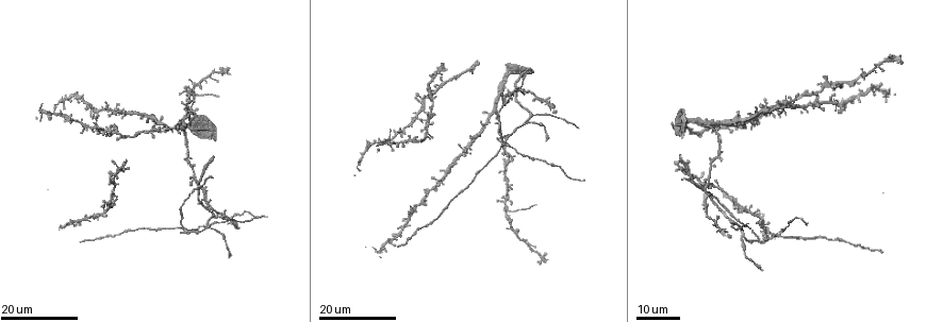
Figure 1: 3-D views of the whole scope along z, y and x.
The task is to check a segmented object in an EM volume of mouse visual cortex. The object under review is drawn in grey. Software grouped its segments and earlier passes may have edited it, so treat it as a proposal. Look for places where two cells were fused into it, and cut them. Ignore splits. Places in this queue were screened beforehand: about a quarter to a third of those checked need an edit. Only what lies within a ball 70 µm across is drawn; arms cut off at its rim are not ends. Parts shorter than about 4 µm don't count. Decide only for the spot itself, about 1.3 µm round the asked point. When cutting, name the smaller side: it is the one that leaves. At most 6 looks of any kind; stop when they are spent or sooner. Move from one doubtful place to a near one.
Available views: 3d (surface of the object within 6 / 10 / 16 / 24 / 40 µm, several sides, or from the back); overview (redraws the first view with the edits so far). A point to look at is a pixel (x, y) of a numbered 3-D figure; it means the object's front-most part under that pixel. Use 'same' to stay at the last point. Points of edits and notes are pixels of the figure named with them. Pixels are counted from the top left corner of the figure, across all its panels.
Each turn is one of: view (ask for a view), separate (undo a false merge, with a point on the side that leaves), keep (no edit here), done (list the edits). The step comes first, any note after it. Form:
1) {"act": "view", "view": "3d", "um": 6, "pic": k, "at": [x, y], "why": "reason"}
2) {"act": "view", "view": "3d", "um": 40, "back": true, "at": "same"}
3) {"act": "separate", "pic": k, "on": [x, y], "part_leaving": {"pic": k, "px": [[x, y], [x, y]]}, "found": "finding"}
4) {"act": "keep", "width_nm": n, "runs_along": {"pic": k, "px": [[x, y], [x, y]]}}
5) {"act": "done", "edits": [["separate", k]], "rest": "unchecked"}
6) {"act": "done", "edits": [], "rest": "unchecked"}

{"act": "view", "view": "3d", "um": 24, "pic": 1, "at": [200, 190], "why": "four or more arms meet"}

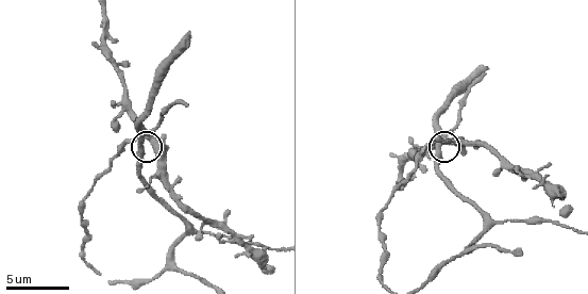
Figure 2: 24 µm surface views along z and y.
{"act": "view", "view": "3d", "um": 6, "pic": 2, "at": [146, 137], "why": "closer look"}

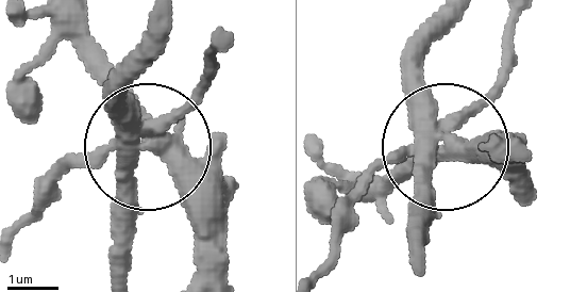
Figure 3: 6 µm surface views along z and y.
{"act": "keep", "found": "one cell here"}

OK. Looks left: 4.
{"act": "view", "view": "3d", "um": 10, "pic": 2, "at": [173, 268], "why": "a fork"}

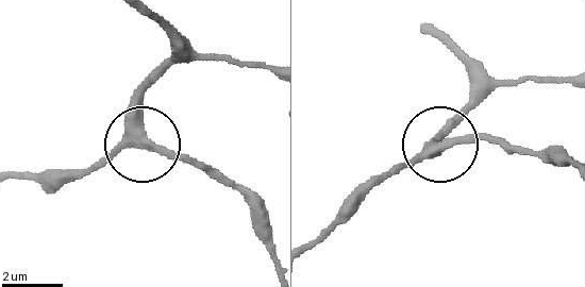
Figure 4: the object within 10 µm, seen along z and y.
{"act": "keep", "side_arm_um": 13, "runs_along": {"pic": 4, "px": [[155, 19], [170, 57], [143, 96], [139, 133], [205, 164]]}, "found": "all the same cell"}

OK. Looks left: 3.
{"act": "view", "view": "3d", "um": 16, "pic": 1, "at": [507, 142], "why": "four arms meet"}

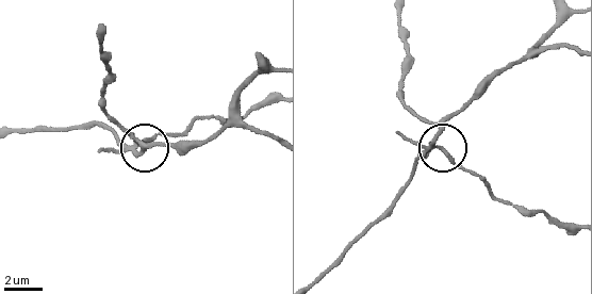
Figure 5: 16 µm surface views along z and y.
{"act": "view", "view": "3d", "um": 10, "pic": 5, "at": [433, 146]}

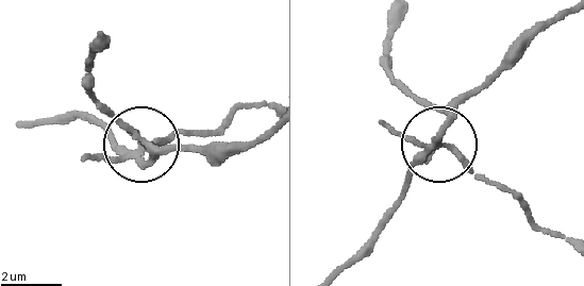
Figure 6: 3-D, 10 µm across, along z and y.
{"act": "separate", "pic": 6, "on": [169, 135], "arms": 4, "part_leaving": {"pic": 6, "px": [[139, 152], [214, 134], [244, 108], [267, 106]]}, "found": "two cells meet here"}

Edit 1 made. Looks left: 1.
{"act": "done", "edits": [["separate", 6]], "rest": "unchecked"}

